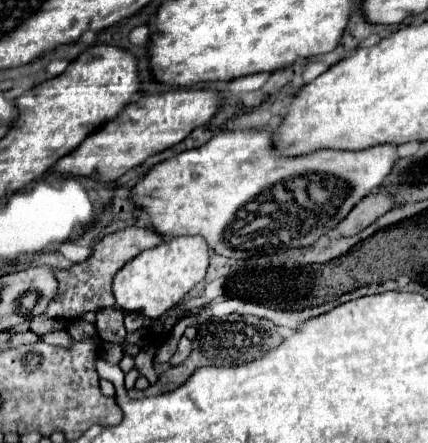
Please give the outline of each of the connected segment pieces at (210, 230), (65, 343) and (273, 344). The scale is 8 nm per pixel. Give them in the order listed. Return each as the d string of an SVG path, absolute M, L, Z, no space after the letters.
M235 130L235 132L221 132L215 134L209 142L205 142L199 148L193 150L185 150L169 160L163 160L159 164L155 164L143 180L139 180L133 190L131 190L131 202L143 210L145 214L149 214L149 224L157 234L161 236L201 236L205 238L209 250L213 250L219 256L225 258L235 258L235 260L247 260L247 258L259 258L259 256L269 256L269 254L279 254L291 248L301 248L301 246L309 246L313 244L319 236L325 236L329 230L333 230L347 214L349 210L367 194L371 194L373 190L379 188L379 184L385 180L385 176L389 174L389 170L393 168L393 162L397 162L397 154L395 154L395 146L391 144L379 144L367 150L359 150L359 152L343 152L343 150L317 150L313 154L307 156L297 156L297 158L281 158L277 156L277 152L273 150L273 134L265 132L265 130Z
M51 332L51 334L45 334L45 336L41 336L41 340L43 342L47 342L47 344L55 344L55 346L61 346L61 348L71 348L71 344L73 344L73 340L71 340L71 336L67 334L67 332Z
M227 316L227 318L209 318L207 322L197 326L199 336L193 342L193 352L191 356L175 368L169 368L169 372L165 372L163 376L159 376L159 382L155 386L149 386L147 390L127 390L127 396L133 400L145 398L145 396L157 396L157 394L165 394L171 390L177 390L179 386L185 384L185 378L189 378L197 368L203 366L233 366L233 364L245 364L245 362L253 362L261 356L265 356L267 352L271 352L273 348L277 348L283 342L283 336L279 334L277 326L271 320L265 318L255 318L255 316Z

